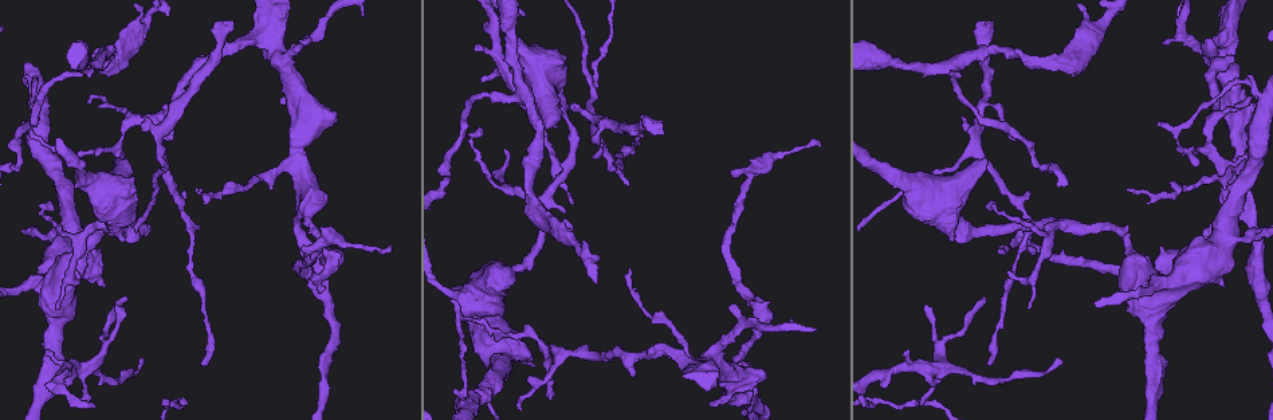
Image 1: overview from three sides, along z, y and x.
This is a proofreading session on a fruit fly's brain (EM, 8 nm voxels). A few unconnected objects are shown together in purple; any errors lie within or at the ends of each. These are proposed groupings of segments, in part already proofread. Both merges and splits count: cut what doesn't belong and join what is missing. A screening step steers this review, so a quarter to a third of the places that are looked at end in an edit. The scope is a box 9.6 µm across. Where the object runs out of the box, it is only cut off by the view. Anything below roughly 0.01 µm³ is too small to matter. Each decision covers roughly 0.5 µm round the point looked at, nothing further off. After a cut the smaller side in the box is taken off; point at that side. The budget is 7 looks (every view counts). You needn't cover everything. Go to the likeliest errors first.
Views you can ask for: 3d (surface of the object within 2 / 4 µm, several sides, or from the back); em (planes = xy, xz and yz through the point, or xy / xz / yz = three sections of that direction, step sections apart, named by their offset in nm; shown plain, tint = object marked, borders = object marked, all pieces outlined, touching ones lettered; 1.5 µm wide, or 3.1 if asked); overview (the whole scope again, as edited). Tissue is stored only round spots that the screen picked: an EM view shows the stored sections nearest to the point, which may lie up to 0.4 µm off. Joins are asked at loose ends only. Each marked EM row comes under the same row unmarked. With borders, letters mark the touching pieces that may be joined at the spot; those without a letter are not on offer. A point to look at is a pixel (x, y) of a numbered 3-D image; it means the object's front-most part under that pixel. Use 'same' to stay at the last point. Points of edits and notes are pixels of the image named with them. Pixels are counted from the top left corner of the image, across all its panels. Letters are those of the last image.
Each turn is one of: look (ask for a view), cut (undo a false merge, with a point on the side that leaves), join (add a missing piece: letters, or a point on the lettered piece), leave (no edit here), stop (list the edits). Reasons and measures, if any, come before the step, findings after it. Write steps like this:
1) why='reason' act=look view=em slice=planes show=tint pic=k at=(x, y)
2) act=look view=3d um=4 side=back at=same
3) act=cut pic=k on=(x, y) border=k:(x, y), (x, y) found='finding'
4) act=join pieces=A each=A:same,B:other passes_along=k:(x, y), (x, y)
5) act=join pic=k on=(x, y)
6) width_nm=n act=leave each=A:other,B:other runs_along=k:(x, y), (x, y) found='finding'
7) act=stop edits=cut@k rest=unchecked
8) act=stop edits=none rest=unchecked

why='branch stops here' act=look view=em slice=xy step=4 show=borders pic=1 at=(48, 349)

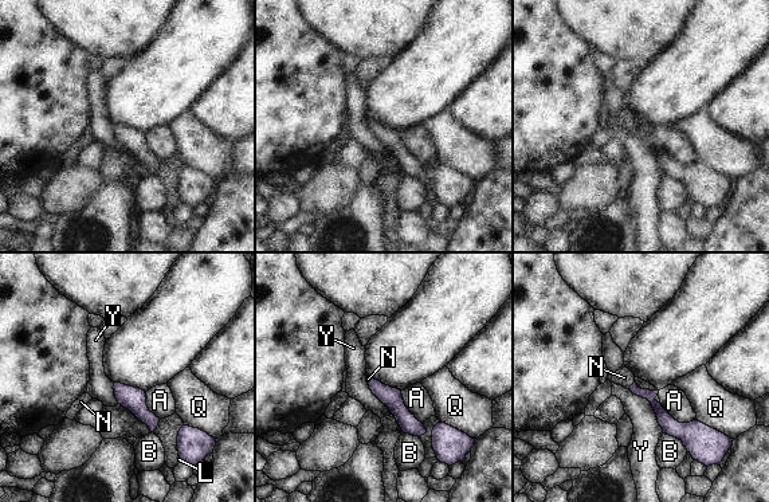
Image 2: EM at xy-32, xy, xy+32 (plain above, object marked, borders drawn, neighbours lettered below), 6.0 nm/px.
longest_contact=Y:340nm act=join pieces=N each=A:other,B:other,L:other,N:same,Q:other,Y:other passes_along=2:(662, 414), (631, 385), (624, 377) found='the cell continues'

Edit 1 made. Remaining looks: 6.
why='redraw' act=look view=overview

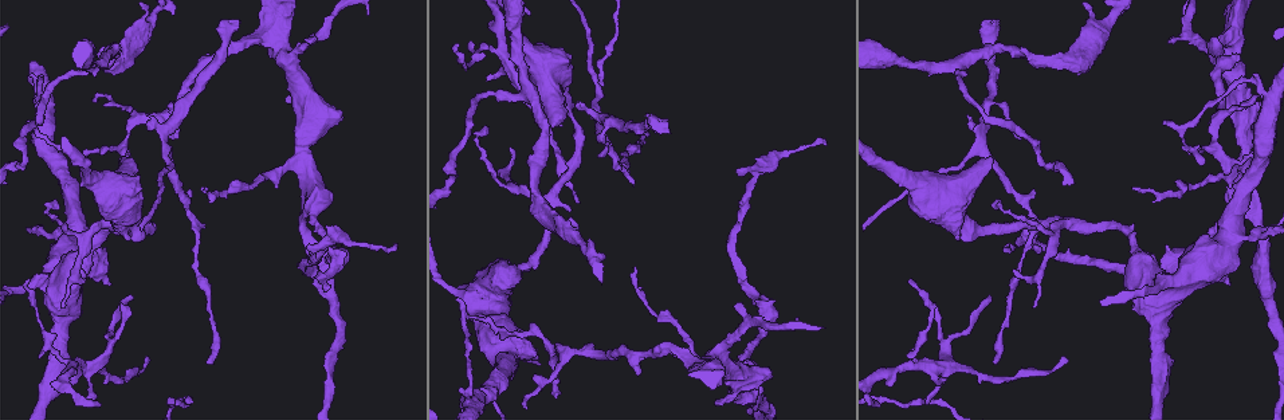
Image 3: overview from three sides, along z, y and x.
why='abrupt turn' act=look view=em slice=planes show=borders pic=3 at=(1258, 86)

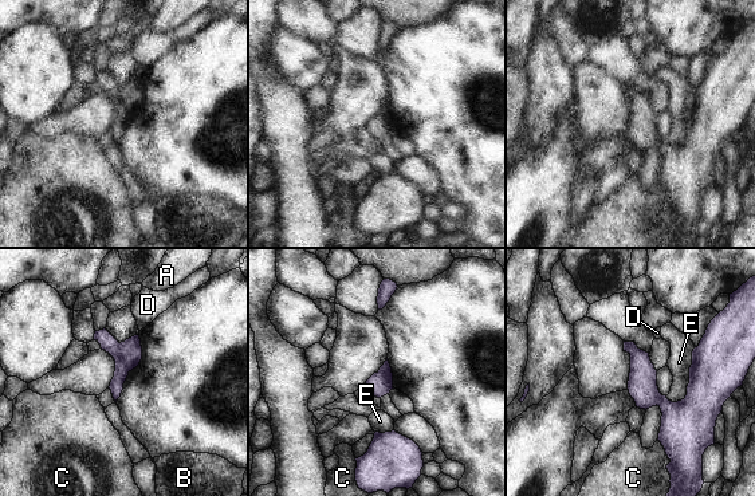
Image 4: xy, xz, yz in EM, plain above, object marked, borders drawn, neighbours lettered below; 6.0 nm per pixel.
width_nm=150 act=cut pic=4 on=(130, 350) each=A:other,B:other,C:other,D:other,E:other border=4:(118, 343), (122, 365), (129, 370) found='a second cell is stuck on'

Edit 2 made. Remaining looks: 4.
act=stop edits=join@2,cut@4 rest=unchecked

